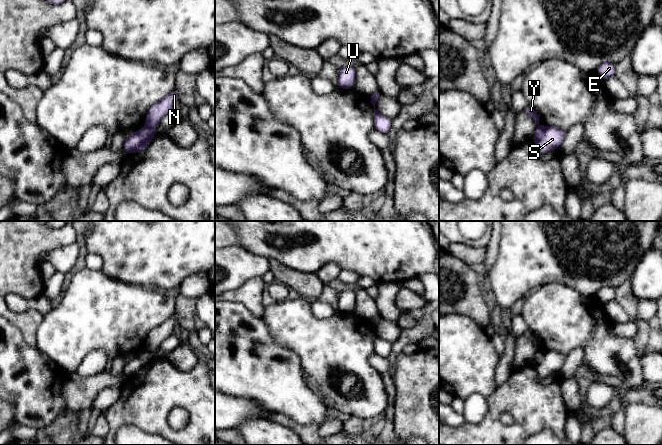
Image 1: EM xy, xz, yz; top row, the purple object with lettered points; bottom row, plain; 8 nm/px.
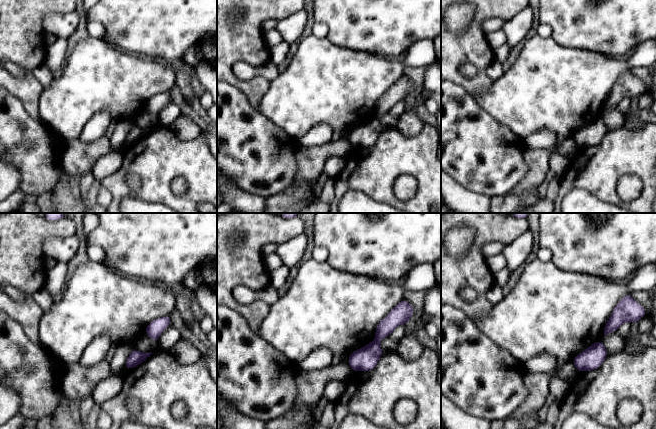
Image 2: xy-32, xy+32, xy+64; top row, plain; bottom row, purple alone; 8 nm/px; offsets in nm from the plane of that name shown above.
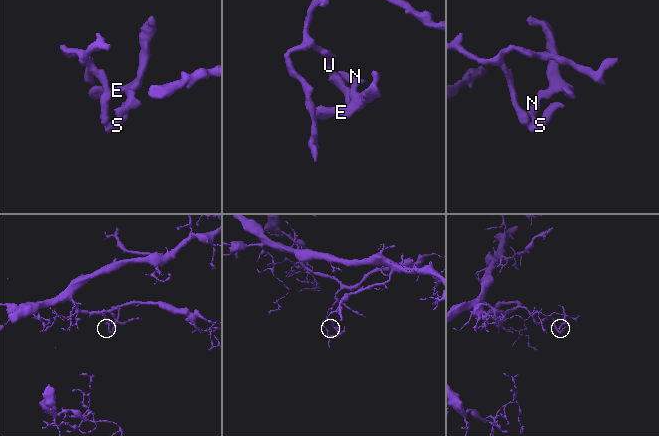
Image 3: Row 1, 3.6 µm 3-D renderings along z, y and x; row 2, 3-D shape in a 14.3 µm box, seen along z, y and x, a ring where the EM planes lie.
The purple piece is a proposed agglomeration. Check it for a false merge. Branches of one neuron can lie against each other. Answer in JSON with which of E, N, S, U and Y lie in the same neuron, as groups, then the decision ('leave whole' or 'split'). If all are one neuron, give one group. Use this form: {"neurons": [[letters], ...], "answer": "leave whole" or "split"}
{"neurons": [["E", "N", "Y"], ["S", "U"]], "answer": "split"}

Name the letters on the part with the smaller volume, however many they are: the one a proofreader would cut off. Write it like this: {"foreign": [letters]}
{"foreign": ["E", "N", "Y"]}

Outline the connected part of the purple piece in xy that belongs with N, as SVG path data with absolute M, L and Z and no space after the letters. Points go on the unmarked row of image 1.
M174 313L165 322L150 330L145 342L146 349L155 353L161 343L173 333L174 327L179 325L178 322L179 318L177 314Z

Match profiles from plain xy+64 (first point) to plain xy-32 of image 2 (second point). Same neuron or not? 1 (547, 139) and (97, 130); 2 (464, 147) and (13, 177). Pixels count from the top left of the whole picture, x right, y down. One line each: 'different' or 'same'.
1: same
2: different

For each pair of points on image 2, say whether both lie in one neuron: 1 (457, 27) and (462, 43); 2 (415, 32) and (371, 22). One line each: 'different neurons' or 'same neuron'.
1: different neurons
2: same neuron

